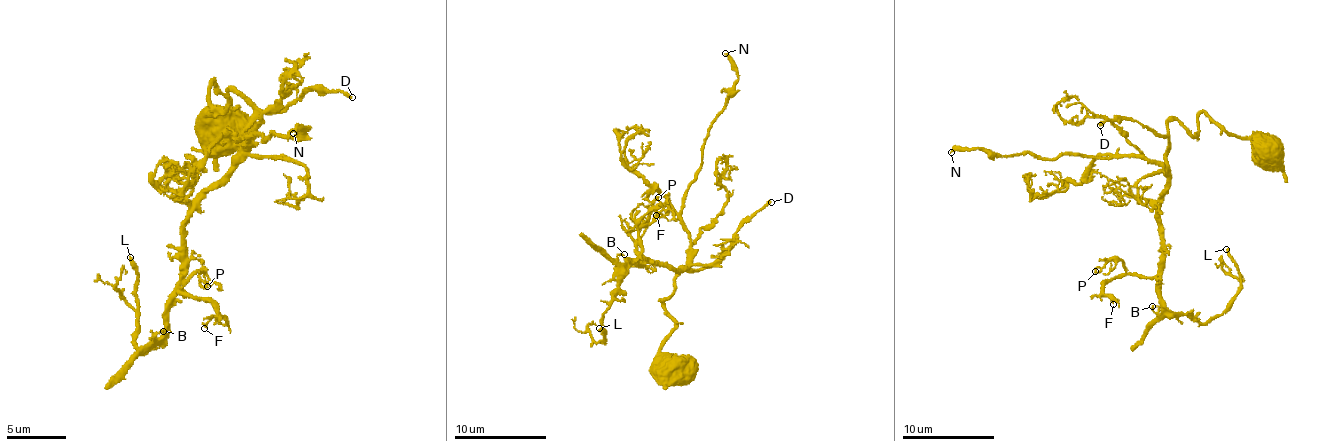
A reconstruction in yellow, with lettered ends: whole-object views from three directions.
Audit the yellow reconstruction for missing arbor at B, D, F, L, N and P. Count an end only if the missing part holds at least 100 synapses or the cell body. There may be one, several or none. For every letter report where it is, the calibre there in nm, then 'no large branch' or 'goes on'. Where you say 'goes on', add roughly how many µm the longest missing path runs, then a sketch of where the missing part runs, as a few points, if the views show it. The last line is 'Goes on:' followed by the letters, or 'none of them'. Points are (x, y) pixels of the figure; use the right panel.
B: place (1152, 306); calibre 160 nm; no large branch
D: place (1100, 125); calibre 240 nm; no large branch
F: place (1113, 304); calibre 140 nm; no large branch
L: place (1226, 249); calibre 170 nm; no large branch
N: place (951, 152); calibre 320 nm; no large branch
P: place (1095, 271); calibre 200 nm; no large branch
Goes on: none of them

